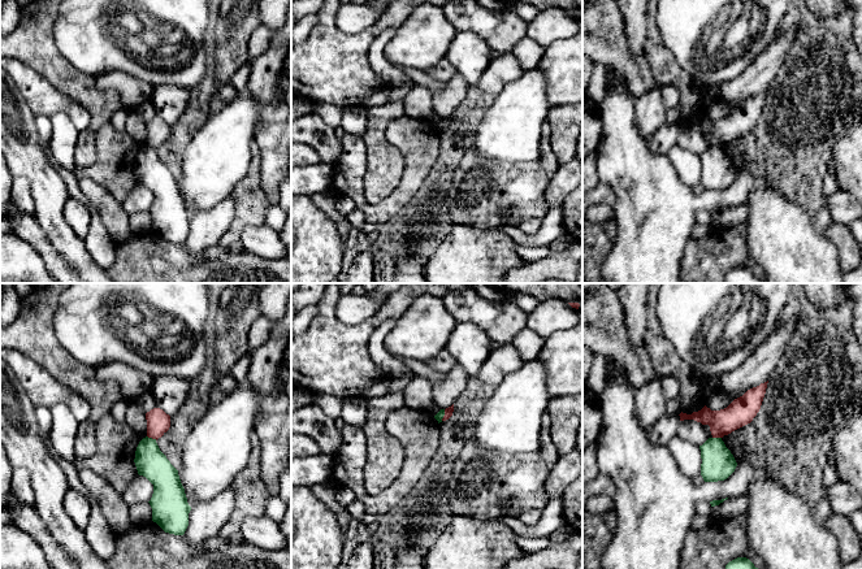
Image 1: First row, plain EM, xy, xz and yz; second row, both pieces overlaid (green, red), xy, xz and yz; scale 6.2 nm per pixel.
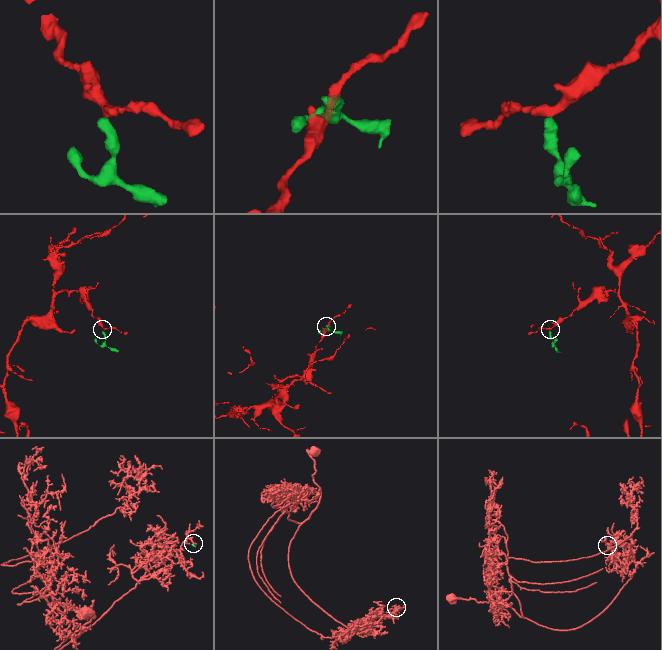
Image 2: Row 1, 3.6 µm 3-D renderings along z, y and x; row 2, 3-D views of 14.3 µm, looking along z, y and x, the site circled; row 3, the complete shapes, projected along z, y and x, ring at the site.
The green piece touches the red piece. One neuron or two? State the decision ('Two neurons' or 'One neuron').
Two neurons

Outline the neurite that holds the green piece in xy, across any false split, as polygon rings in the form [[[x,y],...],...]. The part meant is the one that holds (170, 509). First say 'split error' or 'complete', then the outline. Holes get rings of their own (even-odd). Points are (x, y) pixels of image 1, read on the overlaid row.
complete | [[[148,436],[139,442],[134,462],[138,474],[153,485],[153,494],[148,501],[152,508],[152,521],[165,533],[183,535],[189,526],[191,507],[178,470],[160,451],[156,439]]]

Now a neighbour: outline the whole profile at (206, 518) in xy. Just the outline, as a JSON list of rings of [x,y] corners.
[[[228,486],[216,498],[196,503],[189,513],[189,526],[185,537],[190,546],[196,547],[220,535],[220,530],[230,517],[235,504],[233,486]]]

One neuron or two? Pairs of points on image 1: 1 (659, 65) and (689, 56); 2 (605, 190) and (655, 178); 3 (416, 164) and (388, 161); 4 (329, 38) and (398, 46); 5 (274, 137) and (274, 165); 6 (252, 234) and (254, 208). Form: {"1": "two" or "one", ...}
{"1": "two", "2": "two", "3": "two", "4": "two", "5": "one", "6": "two"}

